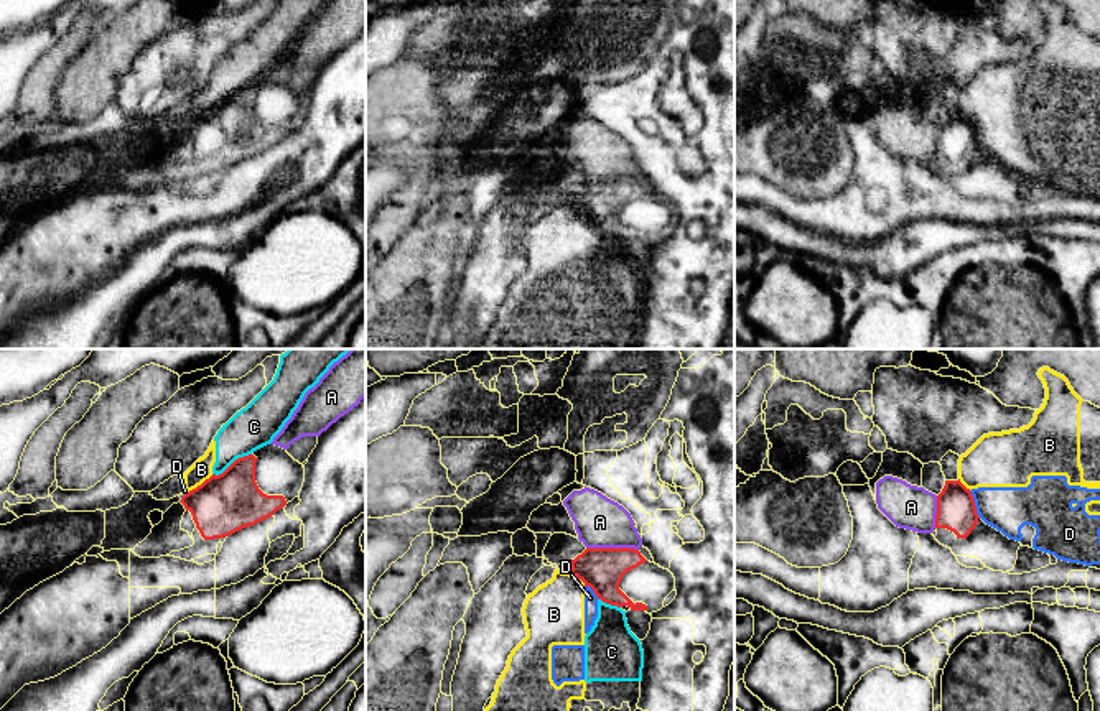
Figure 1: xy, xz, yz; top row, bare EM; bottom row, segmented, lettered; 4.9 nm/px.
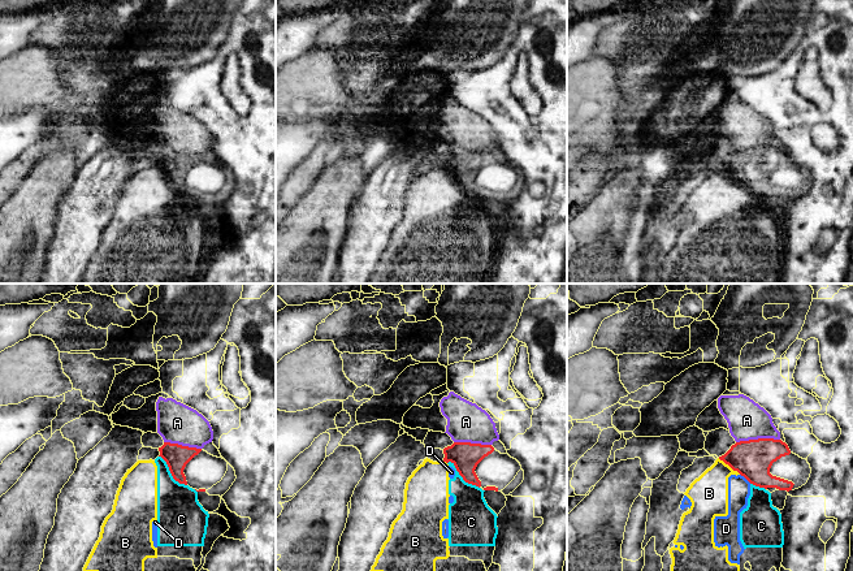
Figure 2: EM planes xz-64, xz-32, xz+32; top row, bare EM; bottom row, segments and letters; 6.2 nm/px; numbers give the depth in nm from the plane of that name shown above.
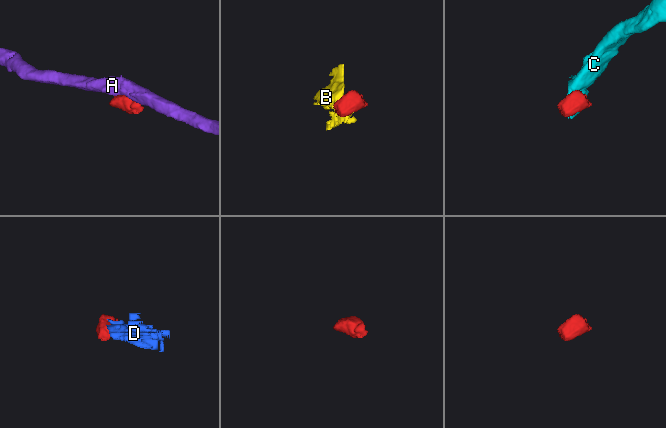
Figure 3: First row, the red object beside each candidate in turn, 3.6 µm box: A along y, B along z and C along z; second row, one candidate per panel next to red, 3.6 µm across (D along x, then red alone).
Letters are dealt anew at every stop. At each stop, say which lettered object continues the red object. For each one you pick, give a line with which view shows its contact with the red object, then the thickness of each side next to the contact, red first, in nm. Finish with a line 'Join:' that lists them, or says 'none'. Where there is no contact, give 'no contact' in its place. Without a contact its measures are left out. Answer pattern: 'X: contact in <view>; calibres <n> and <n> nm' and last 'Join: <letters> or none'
Join: none

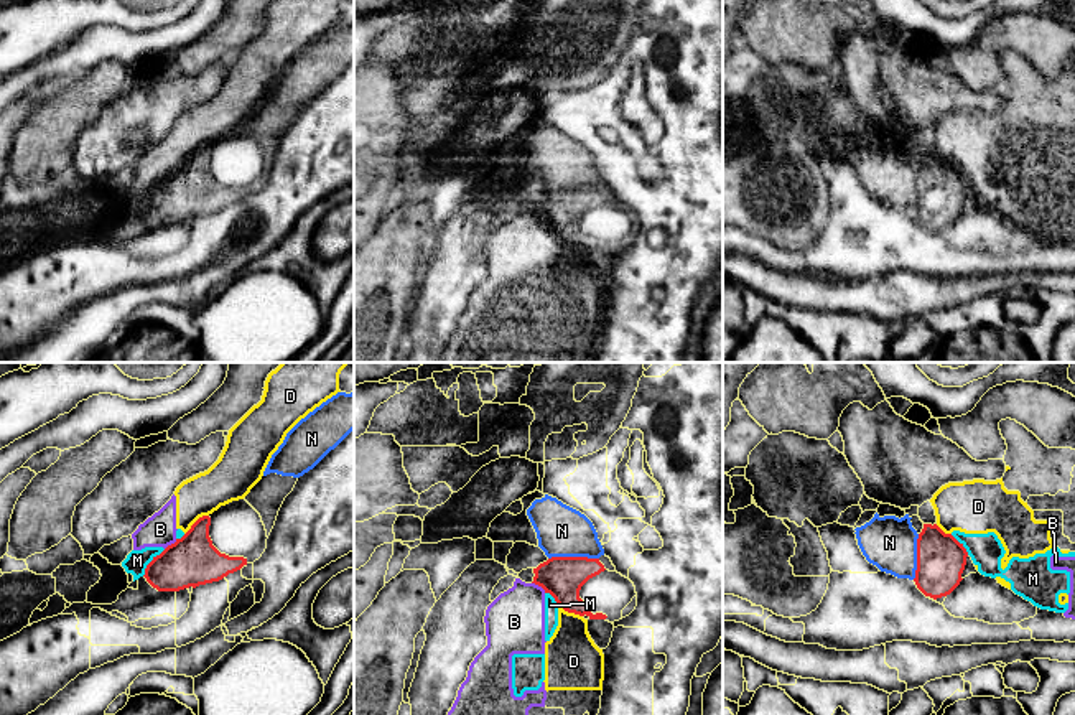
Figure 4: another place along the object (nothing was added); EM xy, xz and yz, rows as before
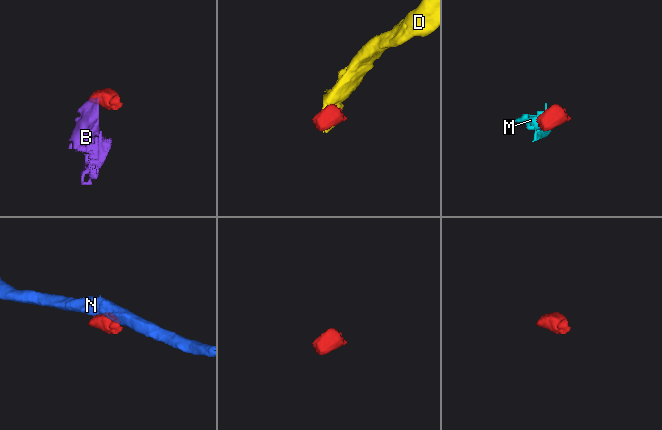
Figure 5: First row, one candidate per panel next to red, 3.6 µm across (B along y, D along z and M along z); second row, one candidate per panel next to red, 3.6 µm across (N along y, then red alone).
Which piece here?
Join: none

